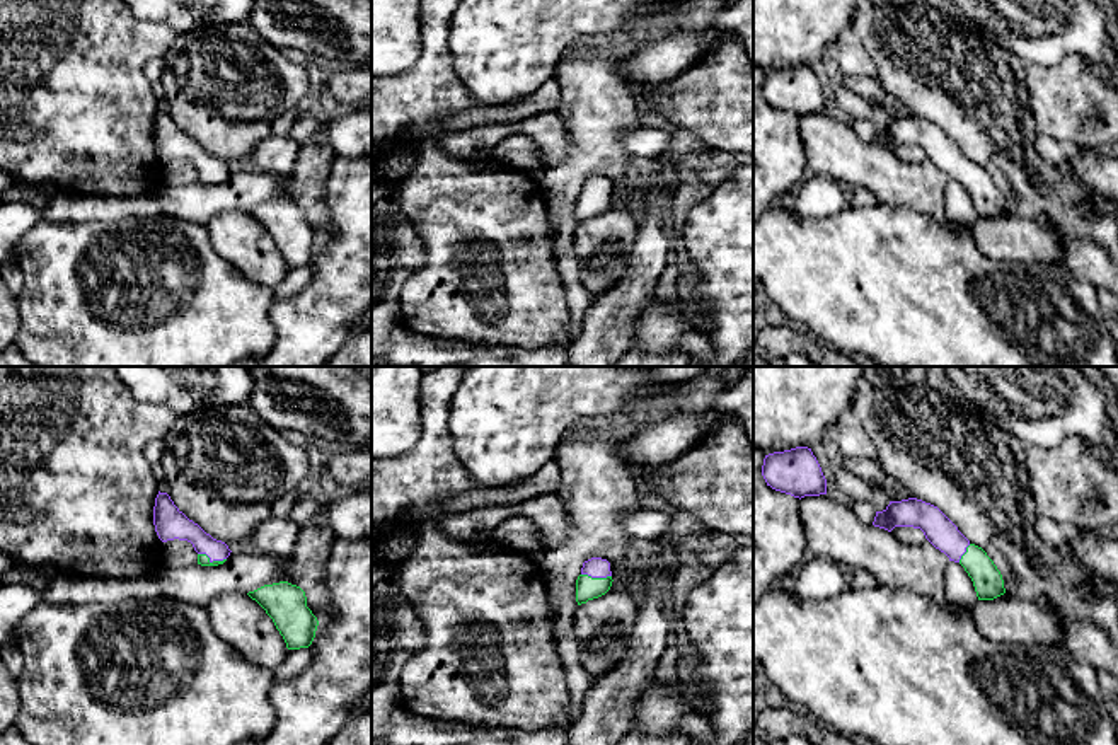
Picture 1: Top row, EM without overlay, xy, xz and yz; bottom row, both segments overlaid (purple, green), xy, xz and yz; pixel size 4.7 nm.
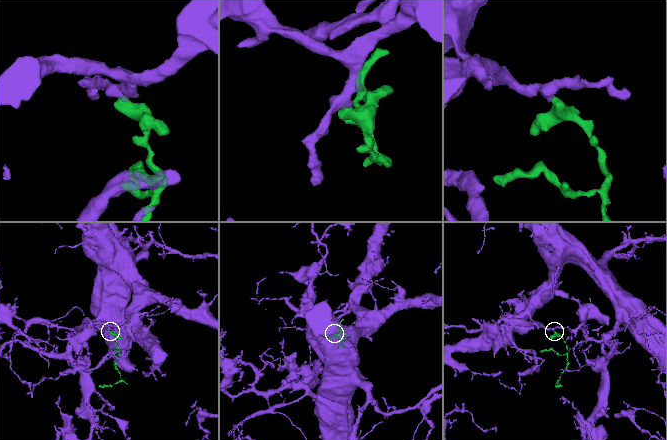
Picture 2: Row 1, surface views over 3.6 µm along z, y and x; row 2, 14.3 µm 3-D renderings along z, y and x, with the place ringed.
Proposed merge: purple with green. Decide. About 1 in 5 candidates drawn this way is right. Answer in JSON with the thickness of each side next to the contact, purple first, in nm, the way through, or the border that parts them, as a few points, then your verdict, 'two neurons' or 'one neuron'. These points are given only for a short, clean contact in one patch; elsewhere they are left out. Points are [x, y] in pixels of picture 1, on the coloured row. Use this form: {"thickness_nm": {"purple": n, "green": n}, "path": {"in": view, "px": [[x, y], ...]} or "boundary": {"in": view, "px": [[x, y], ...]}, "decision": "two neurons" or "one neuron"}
{"thickness_nm": {"purple": 140, "green": 60}, "path": {"in": "xy", "px": [[174, 524], [190, 531], [212, 561], [203, 560]]}, "decision": "one neuron"}

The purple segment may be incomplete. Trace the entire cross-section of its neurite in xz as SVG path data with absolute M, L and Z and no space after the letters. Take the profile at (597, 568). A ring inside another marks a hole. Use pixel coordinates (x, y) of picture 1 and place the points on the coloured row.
M591 557L583 563L581 575L576 580L578 605L605 595L612 586L610 563L602 557Z

